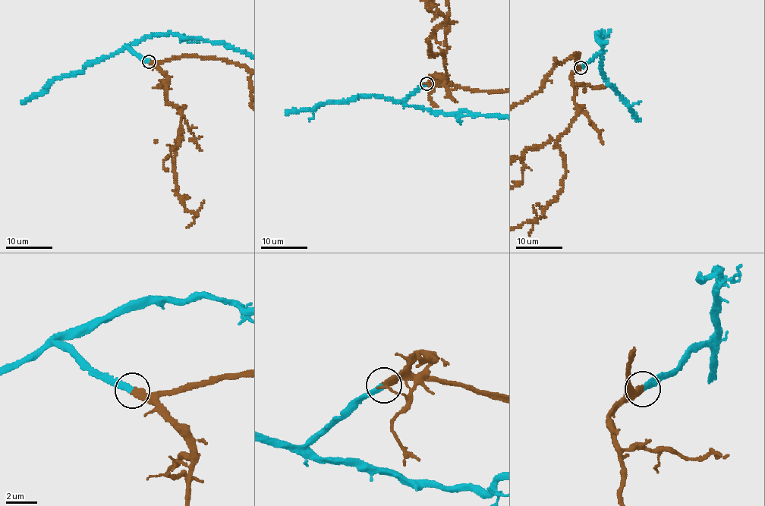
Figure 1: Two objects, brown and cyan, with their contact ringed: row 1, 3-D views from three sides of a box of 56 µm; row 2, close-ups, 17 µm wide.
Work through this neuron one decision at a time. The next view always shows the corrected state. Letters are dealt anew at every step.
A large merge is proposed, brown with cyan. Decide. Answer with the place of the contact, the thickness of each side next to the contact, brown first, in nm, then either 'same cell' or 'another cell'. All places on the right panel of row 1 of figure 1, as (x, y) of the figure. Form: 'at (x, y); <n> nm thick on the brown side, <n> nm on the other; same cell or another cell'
at (580, 67); 360 nm thick on the brown side, 320 nm on the other; same cell

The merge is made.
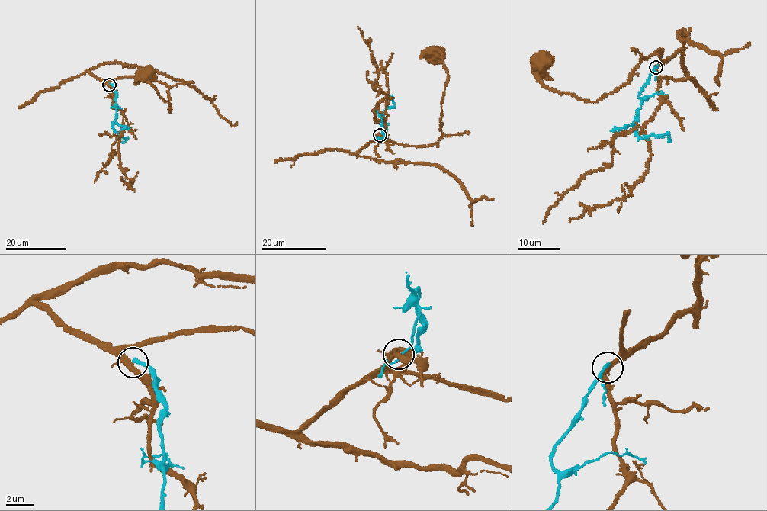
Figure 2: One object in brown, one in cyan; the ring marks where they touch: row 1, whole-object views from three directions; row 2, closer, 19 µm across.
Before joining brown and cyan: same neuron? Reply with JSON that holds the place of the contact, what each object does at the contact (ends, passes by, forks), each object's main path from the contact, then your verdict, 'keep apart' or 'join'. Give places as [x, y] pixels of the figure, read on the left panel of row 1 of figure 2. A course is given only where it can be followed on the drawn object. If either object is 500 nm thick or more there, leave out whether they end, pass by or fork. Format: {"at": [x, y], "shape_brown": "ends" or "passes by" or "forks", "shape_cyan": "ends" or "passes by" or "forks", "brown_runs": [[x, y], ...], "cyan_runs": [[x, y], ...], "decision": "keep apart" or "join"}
{"at": [109, 85], "shape_brown": "forks", "shape_cyan": "ends", "brown_runs": [[109, 85], [108, 81], [133, 77], [163, 83], [169, 88], [171, 112], [168, 104], [146, 81], [149, 72]], "cyan_runs": [[109, 85], [115, 92], [116, 101], [113, 129], [119, 136], [127, 138], [122, 143]], "decision": "keep apart"}

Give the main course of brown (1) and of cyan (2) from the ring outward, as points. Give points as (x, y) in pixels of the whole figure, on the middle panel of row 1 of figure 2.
1: (380, 135), (405, 145), (435, 144), (442, 134), (447, 78), (443, 55), (434, 49), (439, 54)
2: (380, 135), (385, 130), (385, 120), (377, 111), (385, 136), (378, 137)

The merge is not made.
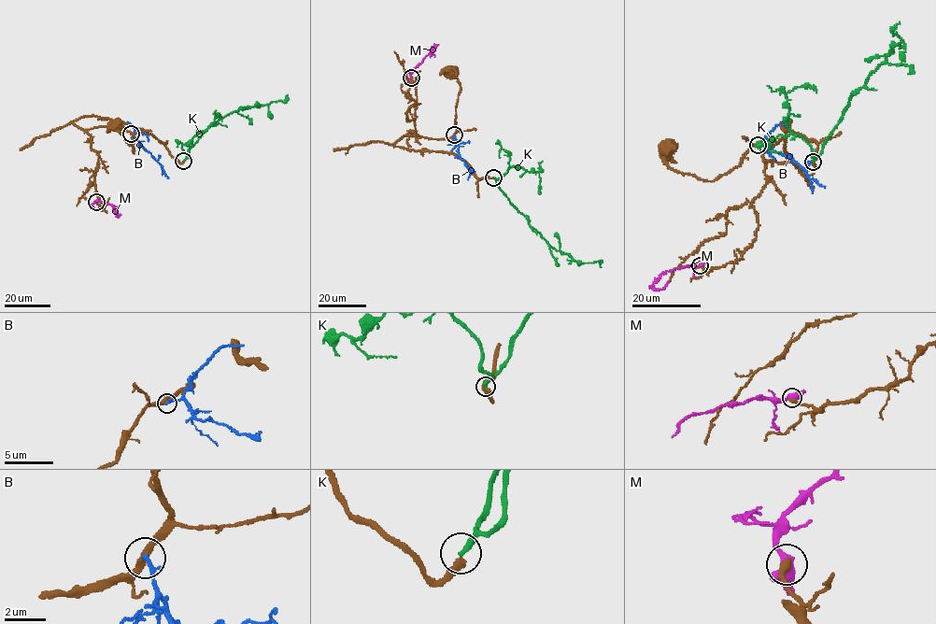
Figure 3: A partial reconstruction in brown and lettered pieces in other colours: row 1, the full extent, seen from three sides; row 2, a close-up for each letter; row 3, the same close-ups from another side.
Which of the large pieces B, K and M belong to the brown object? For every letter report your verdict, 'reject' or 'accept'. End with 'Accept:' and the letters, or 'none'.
B: reject
K: reject
M: reject
Accept: none

